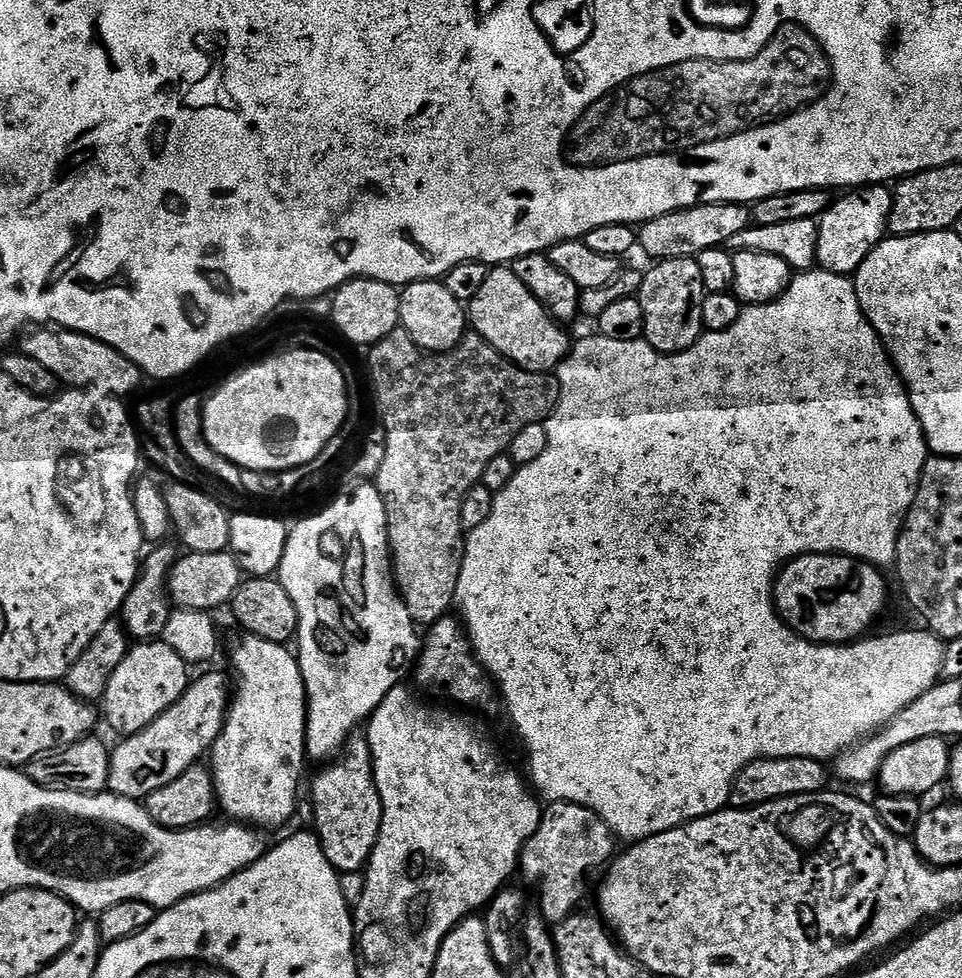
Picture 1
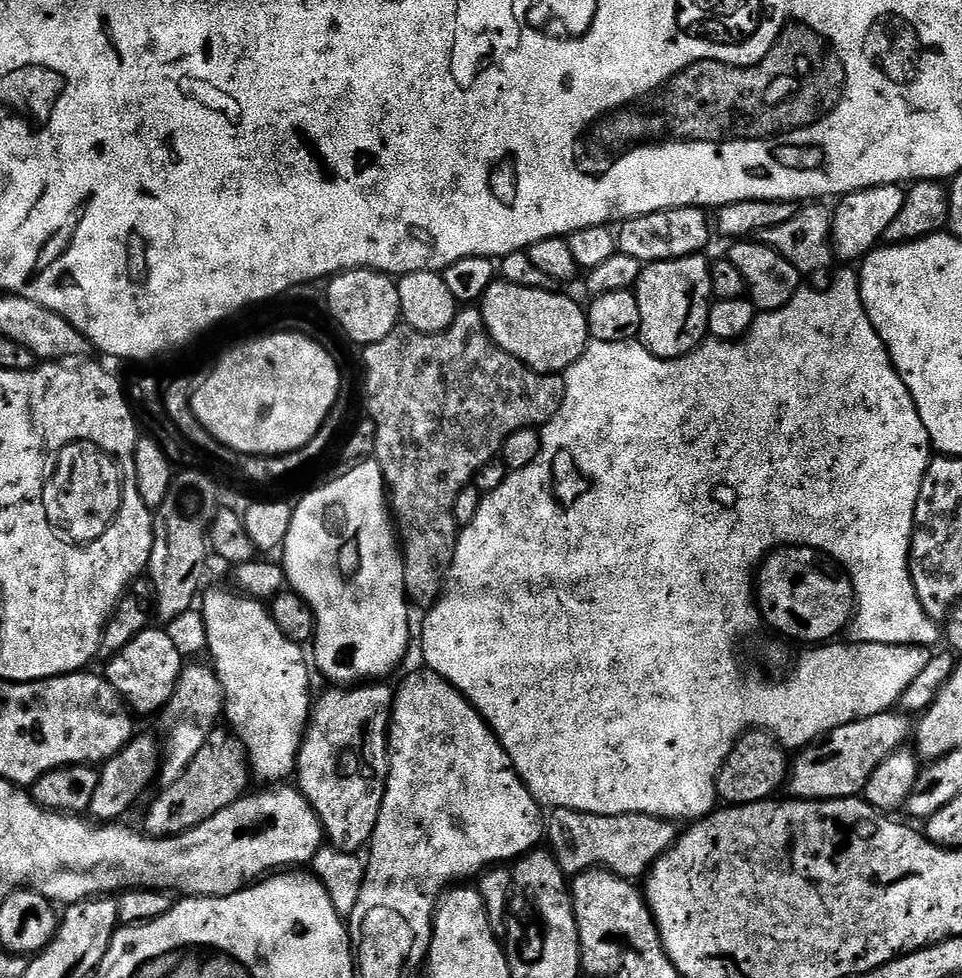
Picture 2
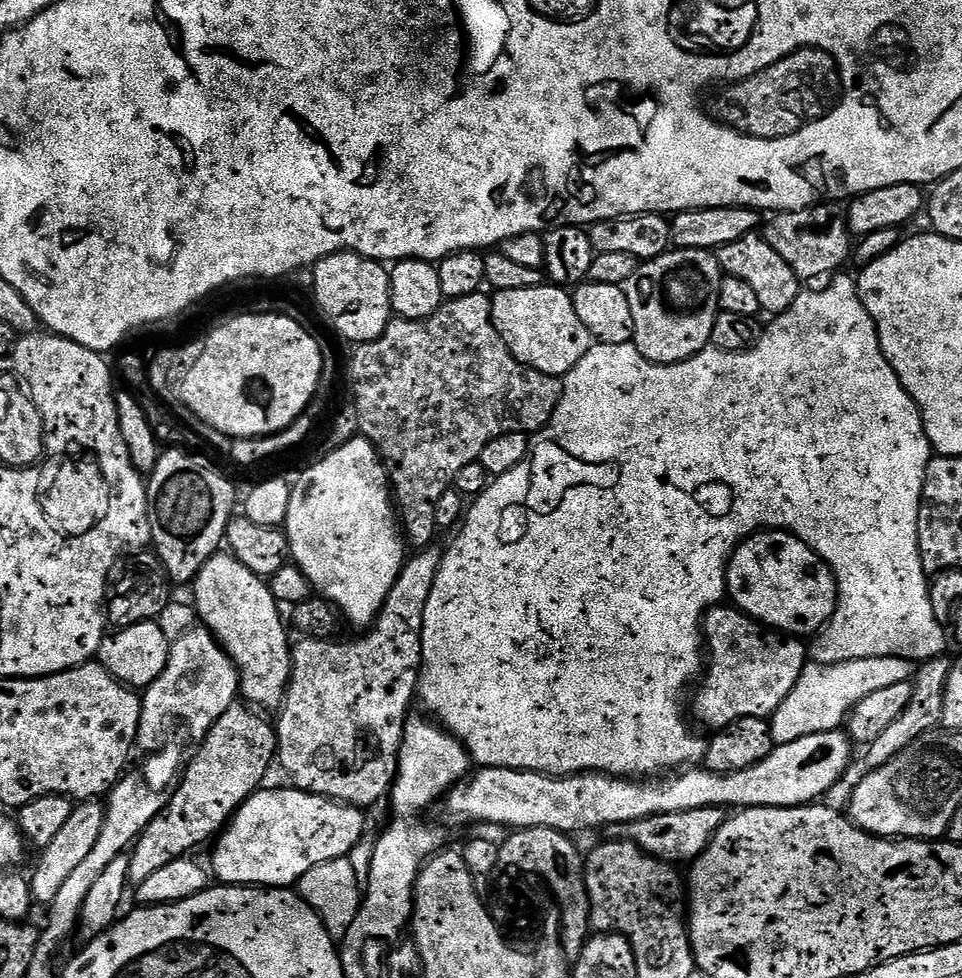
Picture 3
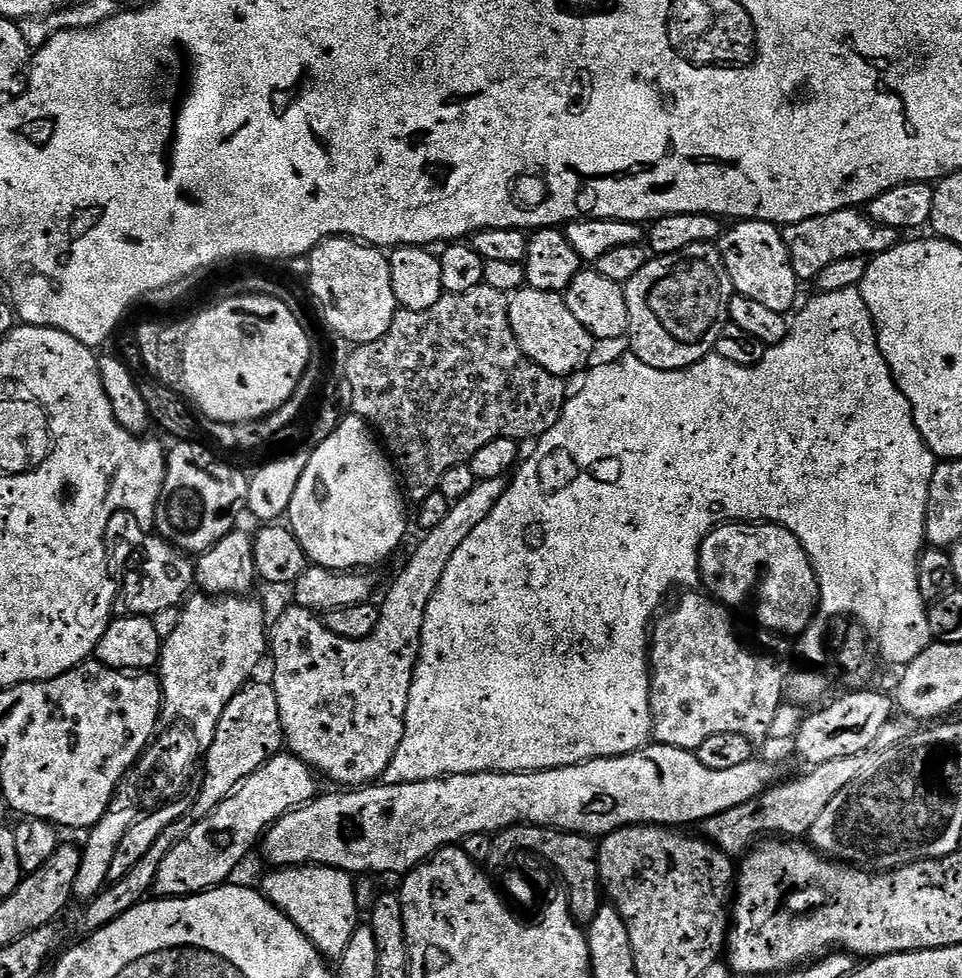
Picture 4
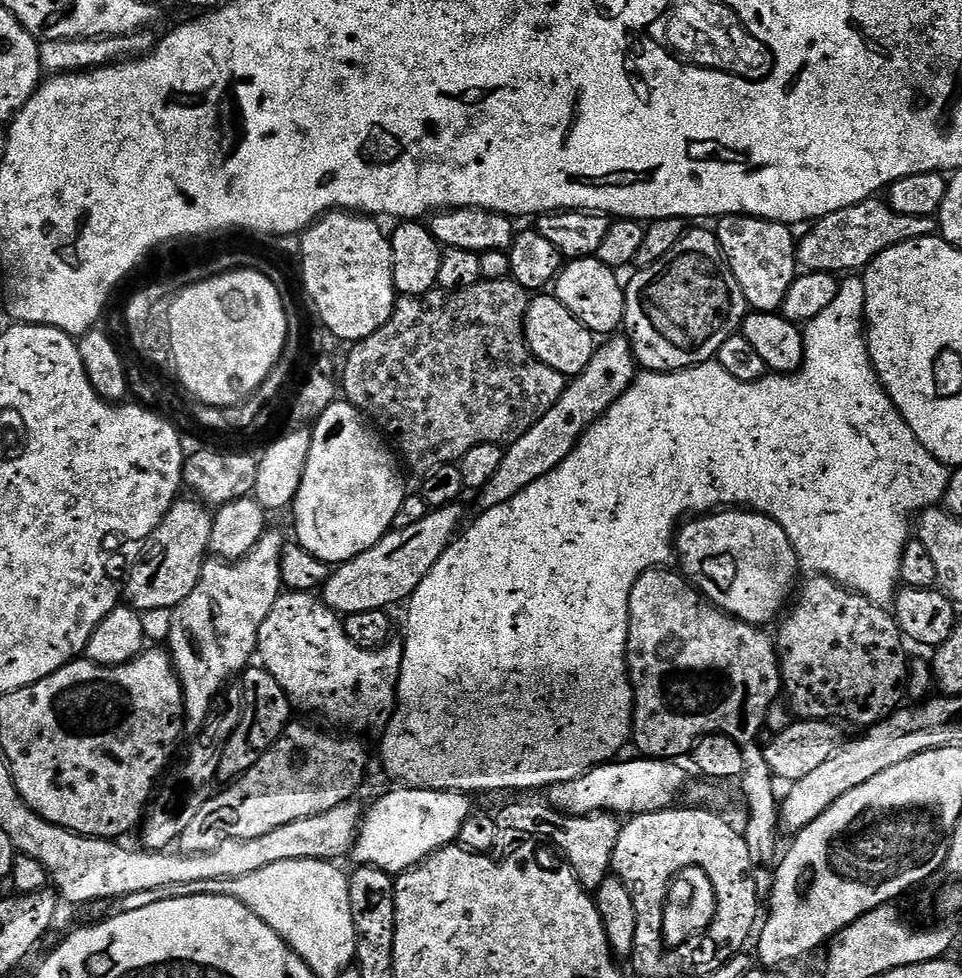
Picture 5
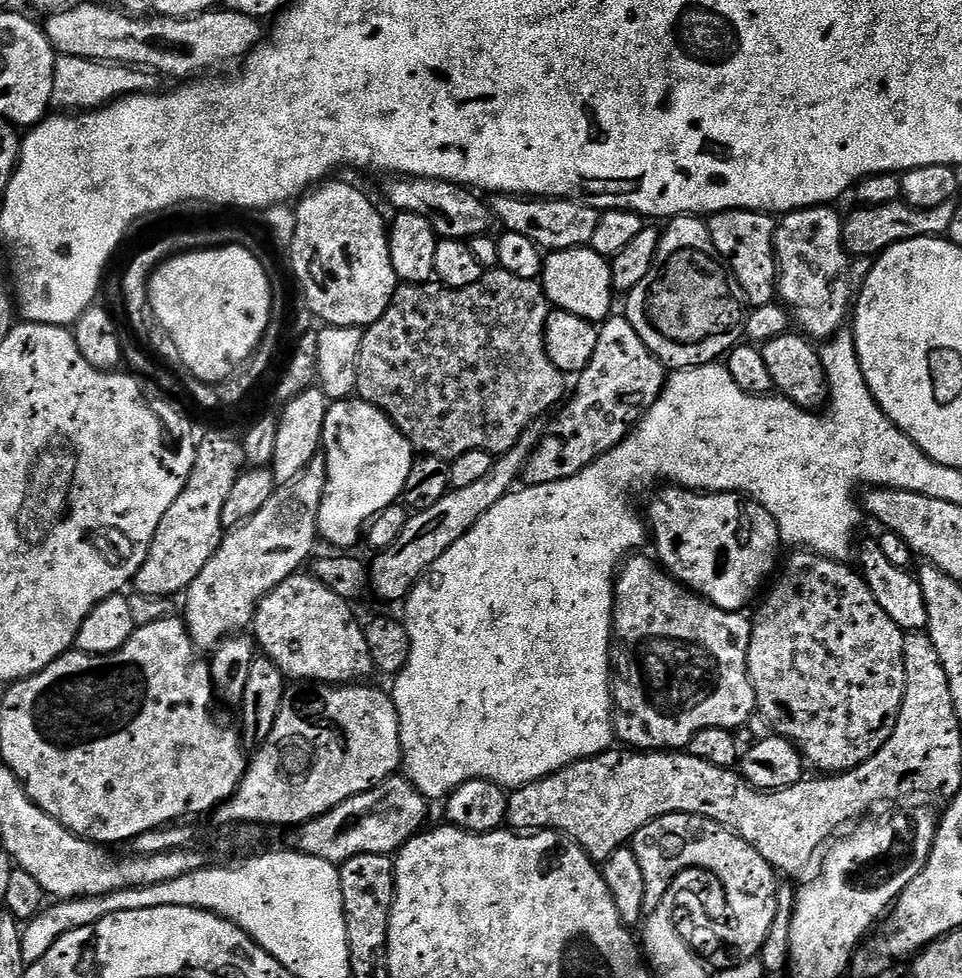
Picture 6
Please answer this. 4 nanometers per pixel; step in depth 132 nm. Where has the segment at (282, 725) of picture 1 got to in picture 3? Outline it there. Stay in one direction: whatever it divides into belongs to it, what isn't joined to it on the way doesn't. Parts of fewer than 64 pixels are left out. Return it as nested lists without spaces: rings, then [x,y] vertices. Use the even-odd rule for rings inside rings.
[[[217,554],[196,575],[195,588],[194,607],[199,623],[216,637],[236,663],[243,699],[261,709],[279,709],[292,681],[292,644],[288,640],[285,617],[284,620],[280,617],[281,605],[277,604],[269,581],[254,574],[254,570],[246,570],[231,554]]]

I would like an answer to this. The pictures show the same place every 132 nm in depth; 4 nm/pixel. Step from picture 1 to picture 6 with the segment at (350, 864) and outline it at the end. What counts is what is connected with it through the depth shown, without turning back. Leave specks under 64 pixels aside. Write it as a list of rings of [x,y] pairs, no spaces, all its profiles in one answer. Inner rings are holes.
[[[627,315],[609,316],[599,325],[594,358],[590,358],[588,365],[575,377],[576,384],[574,380],[566,403],[559,409],[560,417],[547,421],[548,429],[543,429],[536,449],[530,454],[522,473],[523,483],[546,486],[546,482],[574,478],[574,474],[621,444],[624,437],[639,424],[640,417],[654,406],[662,394],[665,379],[664,365],[646,346],[646,342],[638,338],[638,330],[634,330]],[[297,574],[274,586],[274,590],[262,598],[250,628],[259,651],[272,659],[289,681],[350,684],[363,681],[368,678],[364,676],[374,672],[366,634],[352,608],[349,601],[322,586],[316,576]]]

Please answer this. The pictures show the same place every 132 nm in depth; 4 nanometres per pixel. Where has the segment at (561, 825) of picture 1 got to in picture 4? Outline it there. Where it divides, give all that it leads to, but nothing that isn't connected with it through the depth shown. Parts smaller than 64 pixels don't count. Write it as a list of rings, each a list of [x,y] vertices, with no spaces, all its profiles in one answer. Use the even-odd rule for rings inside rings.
[[[893,718],[878,738],[874,738],[874,746],[866,746],[862,754],[854,754],[850,758],[834,758],[834,762],[822,762],[811,769],[809,776],[802,776],[798,780],[790,780],[786,784],[773,783],[760,796],[755,796],[750,802],[742,806],[734,806],[734,810],[726,810],[722,814],[714,814],[714,818],[703,821],[703,839],[721,848],[728,856],[736,858],[745,850],[765,838],[804,838],[809,835],[822,815],[822,810],[850,786],[862,774],[866,774],[890,750],[894,750],[900,743],[907,740],[914,731],[914,724],[908,718]],[[744,848],[744,849],[743,849]],[[741,851],[741,852],[740,852]],[[740,852],[740,853],[739,853]]]

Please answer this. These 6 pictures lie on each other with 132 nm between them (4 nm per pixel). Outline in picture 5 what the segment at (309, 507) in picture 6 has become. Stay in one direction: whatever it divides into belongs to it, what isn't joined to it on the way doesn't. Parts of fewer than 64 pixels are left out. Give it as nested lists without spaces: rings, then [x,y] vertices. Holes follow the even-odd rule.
[[[269,530],[241,560],[205,559],[194,590],[172,609],[174,622],[166,648],[185,694],[184,718],[189,733],[199,732],[214,698],[229,687],[228,679],[239,677],[253,663],[258,652],[258,627],[252,626],[248,632],[248,620],[259,625],[274,610],[274,602],[284,588],[280,563],[285,543],[282,533]]]

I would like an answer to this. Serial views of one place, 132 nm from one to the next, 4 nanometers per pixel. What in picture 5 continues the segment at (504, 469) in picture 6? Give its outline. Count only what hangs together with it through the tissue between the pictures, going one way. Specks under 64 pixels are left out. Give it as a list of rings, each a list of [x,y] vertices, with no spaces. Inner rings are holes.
[[[457,502],[429,510],[422,522],[414,522],[414,526],[405,528],[393,528],[378,543],[370,546],[370,550],[333,567],[322,589],[324,604],[339,612],[341,617],[362,614],[362,610],[388,610],[391,604],[403,605],[414,590],[418,590],[422,578],[434,570],[438,558],[442,558],[444,551],[457,539],[465,523],[462,505]]]

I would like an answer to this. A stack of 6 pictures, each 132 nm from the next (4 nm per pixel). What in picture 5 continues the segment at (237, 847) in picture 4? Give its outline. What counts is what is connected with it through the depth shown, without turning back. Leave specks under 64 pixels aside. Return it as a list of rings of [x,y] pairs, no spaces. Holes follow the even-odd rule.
[[[289,723],[278,742],[247,774],[231,781],[225,792],[217,791],[205,799],[190,826],[182,830],[179,851],[202,854],[218,850],[230,838],[262,838],[262,834],[270,834],[286,822],[326,814],[355,797],[352,795],[363,786],[368,772],[368,752],[360,741],[363,739],[348,734],[327,736],[296,723]]]

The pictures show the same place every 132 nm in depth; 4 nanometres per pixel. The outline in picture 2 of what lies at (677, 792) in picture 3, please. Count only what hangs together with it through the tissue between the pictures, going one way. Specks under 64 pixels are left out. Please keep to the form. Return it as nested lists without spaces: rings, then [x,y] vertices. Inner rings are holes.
[[[896,710],[879,712],[876,716],[867,716],[861,720],[844,724],[828,733],[827,736],[807,745],[797,755],[801,756],[797,760],[795,757],[794,763],[791,765],[786,785],[787,791],[792,791],[789,793],[797,800],[846,800],[859,797],[864,791],[866,782],[872,777],[874,770],[878,770],[878,766],[882,766],[884,759],[890,754],[901,751],[907,745],[904,744],[907,740],[909,743],[914,728],[911,723],[908,725],[907,719],[909,720],[907,715]]]

